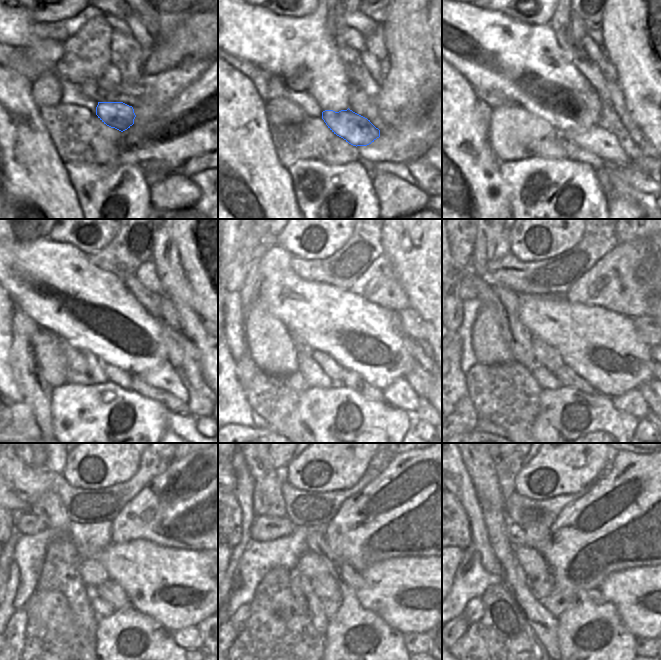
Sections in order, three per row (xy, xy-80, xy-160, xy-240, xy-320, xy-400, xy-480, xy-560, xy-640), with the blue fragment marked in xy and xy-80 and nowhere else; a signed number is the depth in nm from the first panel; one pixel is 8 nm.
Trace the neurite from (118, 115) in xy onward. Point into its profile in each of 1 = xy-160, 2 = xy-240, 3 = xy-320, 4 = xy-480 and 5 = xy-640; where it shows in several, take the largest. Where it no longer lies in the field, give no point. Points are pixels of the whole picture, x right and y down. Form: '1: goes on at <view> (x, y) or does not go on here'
1: goes on at xy-160 (596, 140)
2: goes on at xy-240 (165, 377)
3: goes on at xy-320 (400, 394)
4: goes on at xy-480 (190, 638)
5: goes on at xy-640 (644, 646)

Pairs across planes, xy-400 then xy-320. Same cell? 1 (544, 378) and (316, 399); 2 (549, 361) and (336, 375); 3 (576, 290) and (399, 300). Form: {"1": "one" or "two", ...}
{"1": "two", "2": "one", "3": "one"}

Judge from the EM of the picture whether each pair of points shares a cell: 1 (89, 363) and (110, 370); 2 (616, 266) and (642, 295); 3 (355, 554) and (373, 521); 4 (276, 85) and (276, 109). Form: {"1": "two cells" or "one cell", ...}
{"1": "two cells", "2": "one cell", "3": "one cell", "4": "two cells"}

